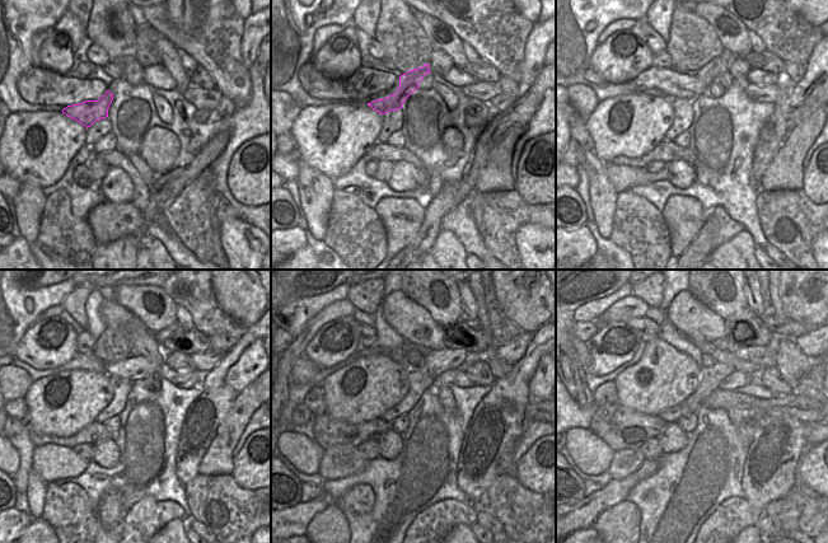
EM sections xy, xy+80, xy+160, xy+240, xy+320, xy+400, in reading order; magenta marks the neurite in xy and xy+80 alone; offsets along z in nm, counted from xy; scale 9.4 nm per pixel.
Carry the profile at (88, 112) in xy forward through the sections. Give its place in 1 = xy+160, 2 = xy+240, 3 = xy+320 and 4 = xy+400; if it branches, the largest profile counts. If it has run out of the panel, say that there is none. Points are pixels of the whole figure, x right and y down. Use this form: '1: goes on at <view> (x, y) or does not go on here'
1: goes on at xy+160 (720, 64)
2: goes on at xy+240 (163, 335)
3: goes on at xy+320 (476, 323)
4: goes on at xy+400 (791, 328)

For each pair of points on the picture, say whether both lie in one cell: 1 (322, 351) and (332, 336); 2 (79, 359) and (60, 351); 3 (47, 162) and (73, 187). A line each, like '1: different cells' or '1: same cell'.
1: same cell
2: different cells
3: different cells

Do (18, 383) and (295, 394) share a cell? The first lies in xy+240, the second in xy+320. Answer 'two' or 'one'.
two

